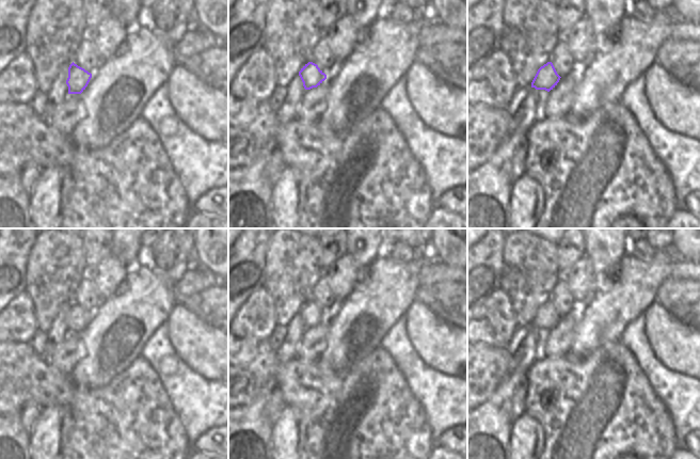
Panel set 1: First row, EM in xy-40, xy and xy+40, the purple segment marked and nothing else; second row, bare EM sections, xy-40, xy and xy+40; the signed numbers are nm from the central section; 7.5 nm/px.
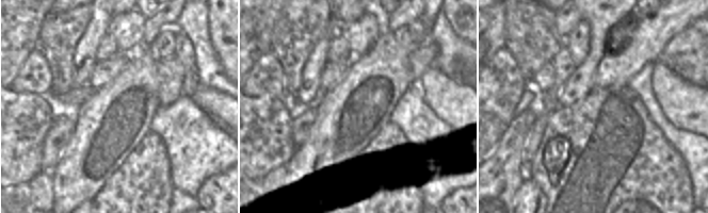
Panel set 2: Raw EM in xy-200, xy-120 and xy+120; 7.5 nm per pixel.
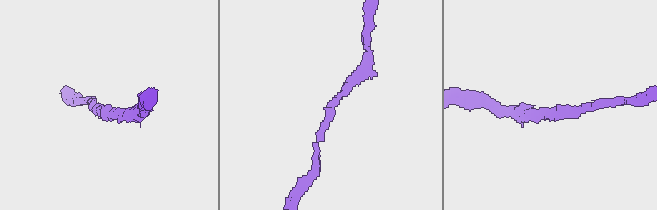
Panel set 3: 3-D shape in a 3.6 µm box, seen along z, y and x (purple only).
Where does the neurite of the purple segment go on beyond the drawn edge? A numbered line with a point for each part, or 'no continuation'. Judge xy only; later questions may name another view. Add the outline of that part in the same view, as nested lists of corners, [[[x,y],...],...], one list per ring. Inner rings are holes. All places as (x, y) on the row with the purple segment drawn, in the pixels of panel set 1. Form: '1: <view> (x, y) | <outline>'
no continuation

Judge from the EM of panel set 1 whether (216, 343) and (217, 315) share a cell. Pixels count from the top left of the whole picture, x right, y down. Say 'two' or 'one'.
two

